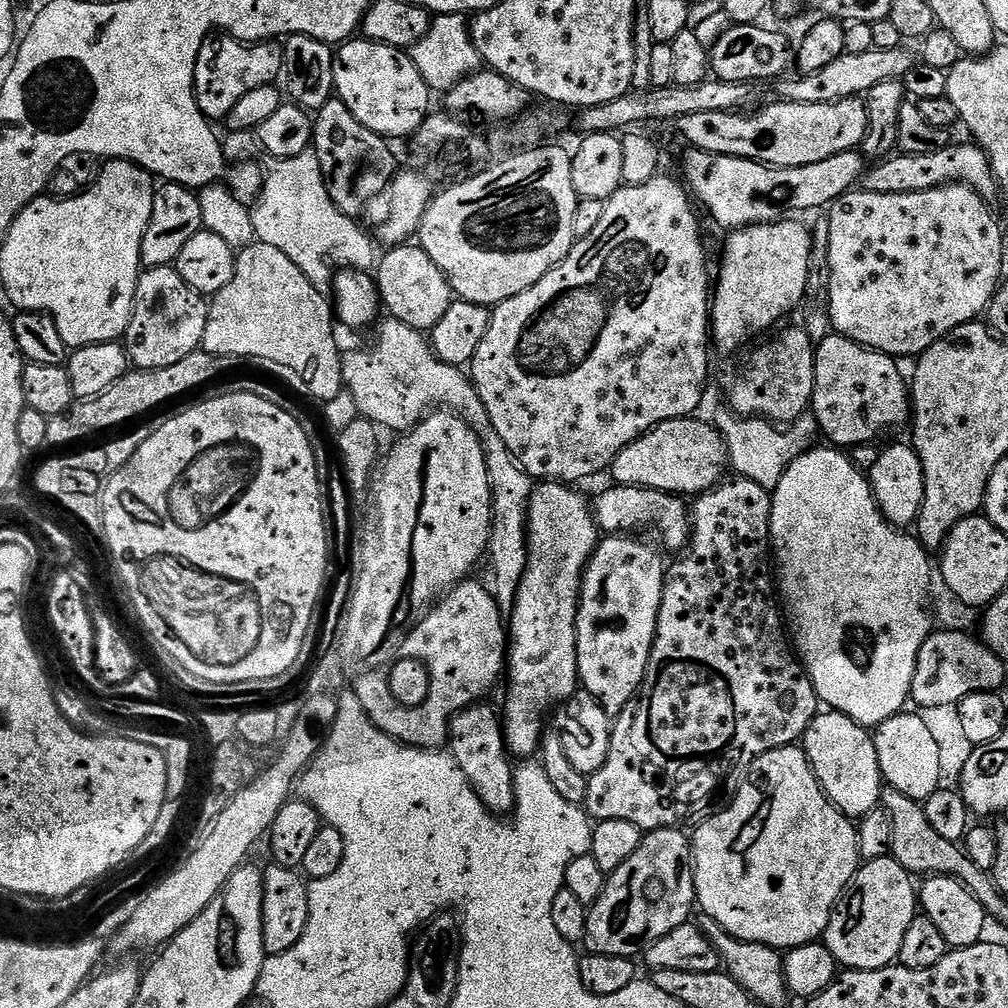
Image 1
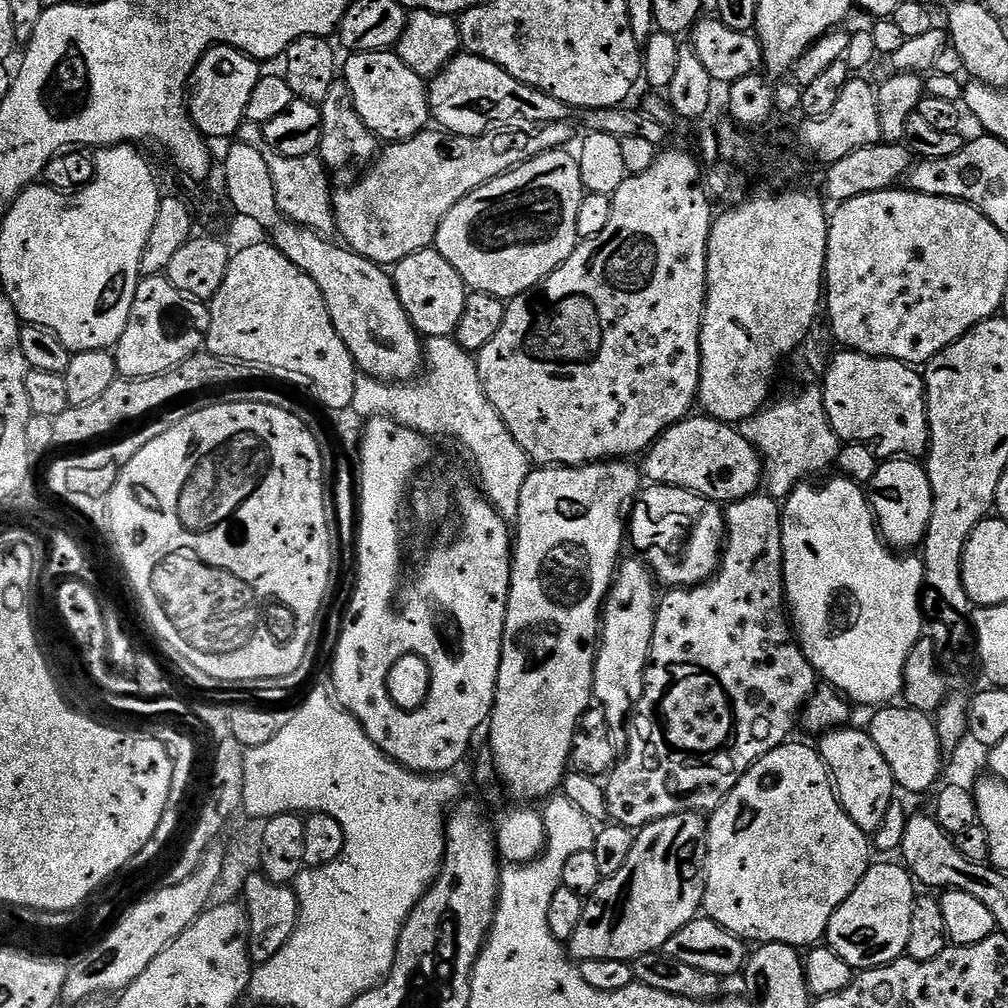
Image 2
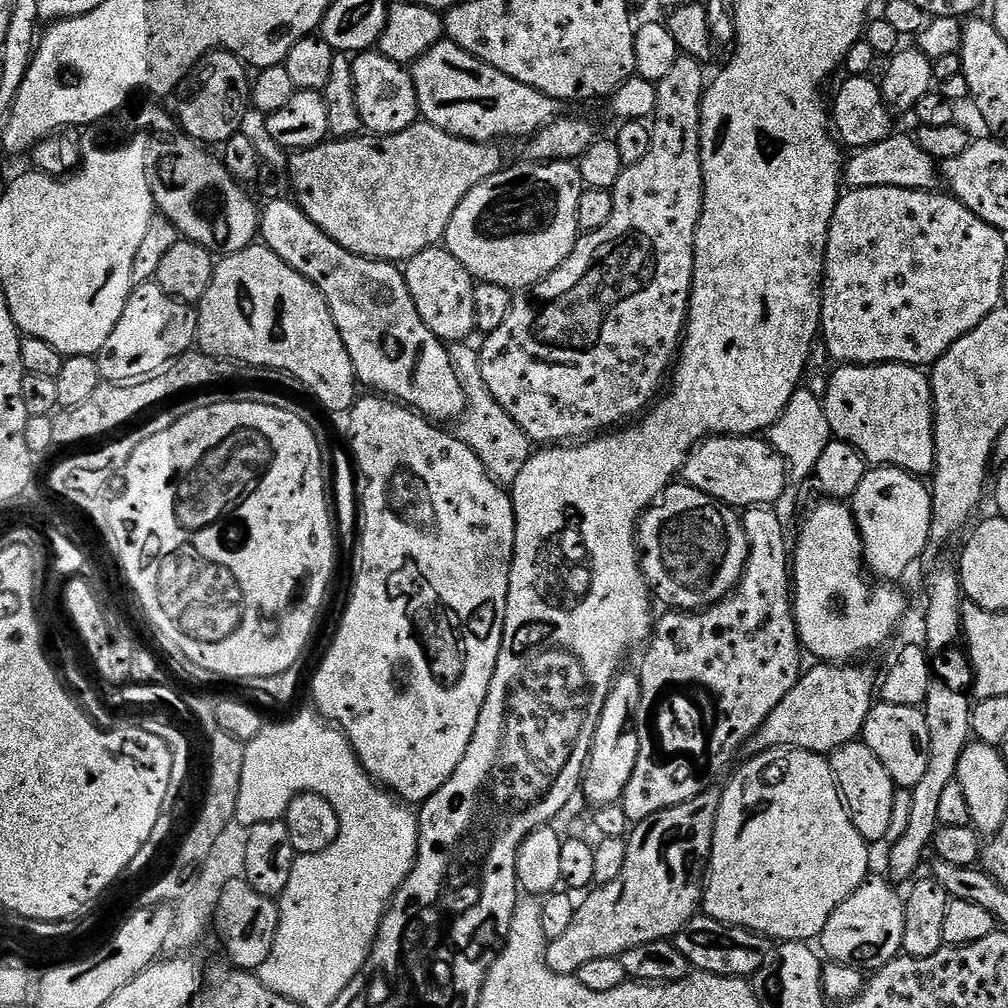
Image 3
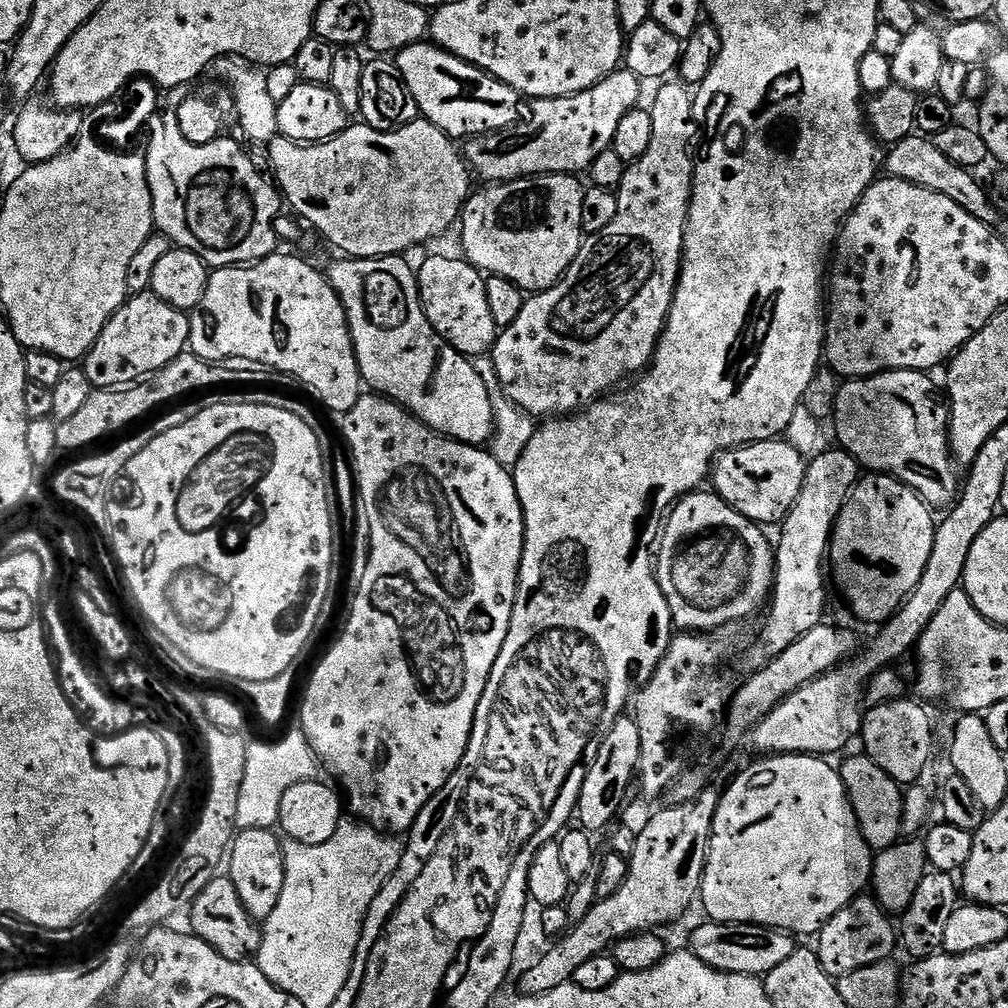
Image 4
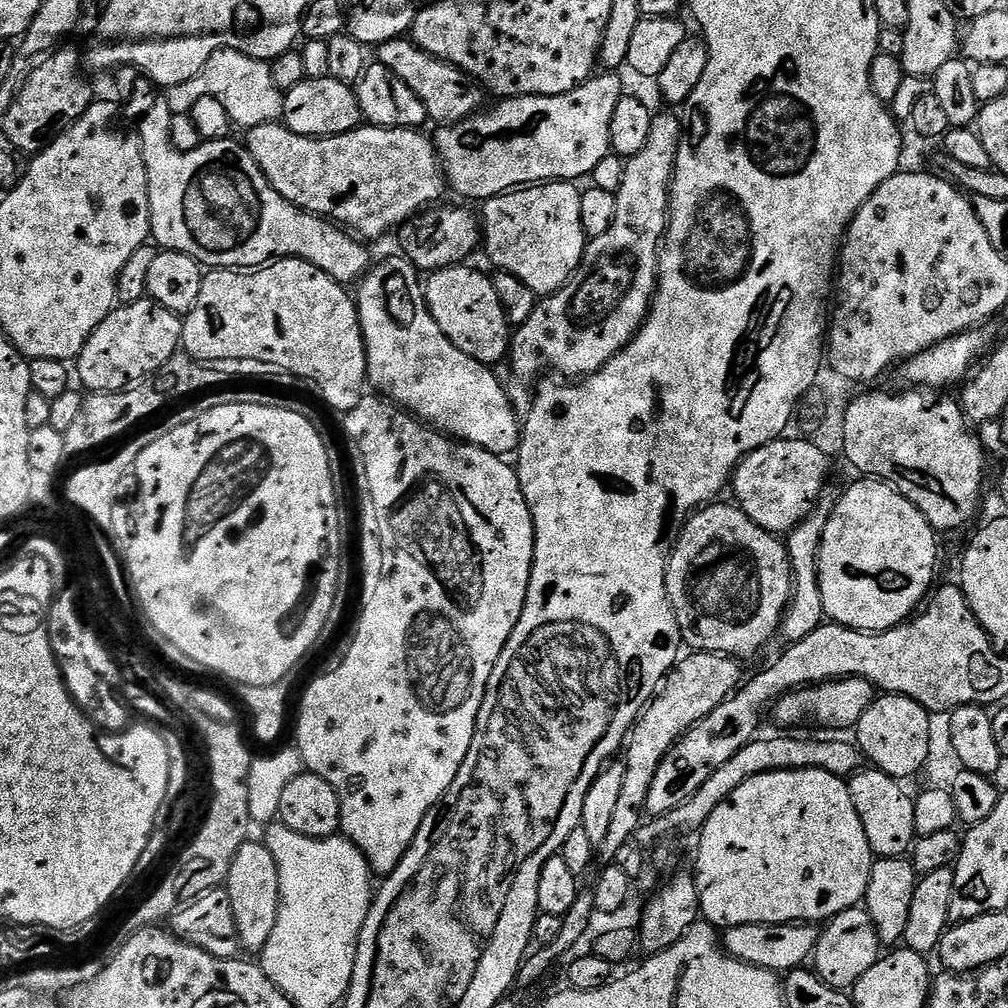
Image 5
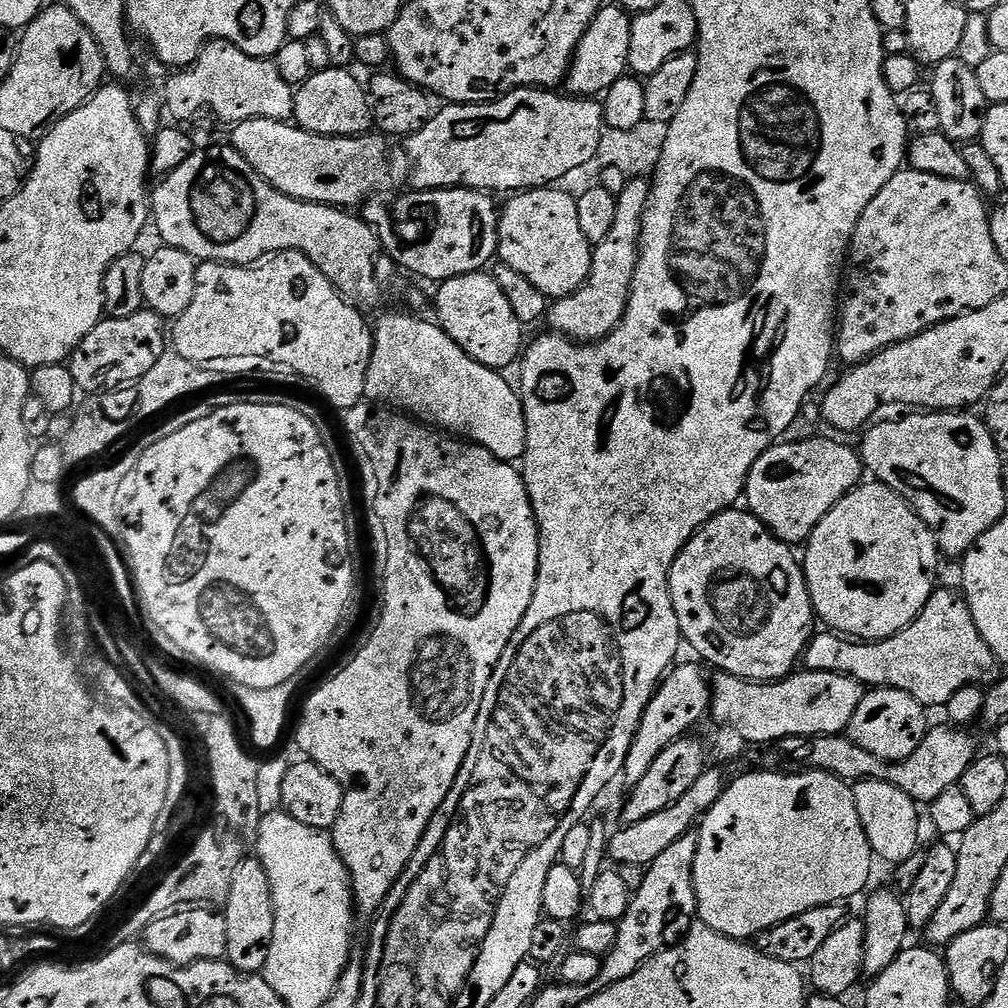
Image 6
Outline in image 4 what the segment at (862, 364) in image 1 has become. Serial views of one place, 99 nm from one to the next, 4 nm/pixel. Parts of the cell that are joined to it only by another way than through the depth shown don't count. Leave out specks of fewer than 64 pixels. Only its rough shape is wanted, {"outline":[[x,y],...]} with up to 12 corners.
{"outline":[[931,375],[841,383],[835,443],[929,508],[962,484]]}

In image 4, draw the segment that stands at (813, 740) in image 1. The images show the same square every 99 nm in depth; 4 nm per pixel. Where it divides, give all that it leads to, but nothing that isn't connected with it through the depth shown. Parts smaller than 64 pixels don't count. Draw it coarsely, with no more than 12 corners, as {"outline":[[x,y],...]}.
{"outline":[[867,754],[838,771],[873,853],[902,840],[904,788]]}

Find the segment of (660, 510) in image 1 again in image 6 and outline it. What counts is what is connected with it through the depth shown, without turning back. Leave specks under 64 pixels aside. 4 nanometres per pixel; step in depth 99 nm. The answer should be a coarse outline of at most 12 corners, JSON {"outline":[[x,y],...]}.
{"outline":[[733,506],[668,575],[683,643],[753,682],[797,671],[797,553]]}

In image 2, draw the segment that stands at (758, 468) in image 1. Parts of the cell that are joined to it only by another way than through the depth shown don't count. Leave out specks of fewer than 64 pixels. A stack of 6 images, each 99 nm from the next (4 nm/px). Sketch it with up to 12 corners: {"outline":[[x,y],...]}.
{"outline":[[823,389],[767,407],[738,428],[761,455],[766,492],[787,499],[842,447]]}

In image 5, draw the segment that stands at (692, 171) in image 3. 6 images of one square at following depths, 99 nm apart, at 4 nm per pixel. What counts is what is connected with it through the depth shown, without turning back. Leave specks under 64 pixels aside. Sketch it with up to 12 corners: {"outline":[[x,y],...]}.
{"outline":[[653,115],[610,230],[511,333],[513,377],[593,376],[656,295],[682,120]]}

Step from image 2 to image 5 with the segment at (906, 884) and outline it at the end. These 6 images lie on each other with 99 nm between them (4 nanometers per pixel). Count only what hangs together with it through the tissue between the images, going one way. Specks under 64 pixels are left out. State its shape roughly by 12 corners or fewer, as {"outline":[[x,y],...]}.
{"outline":[[863,906],[823,925],[814,971],[851,990],[882,945]]}

